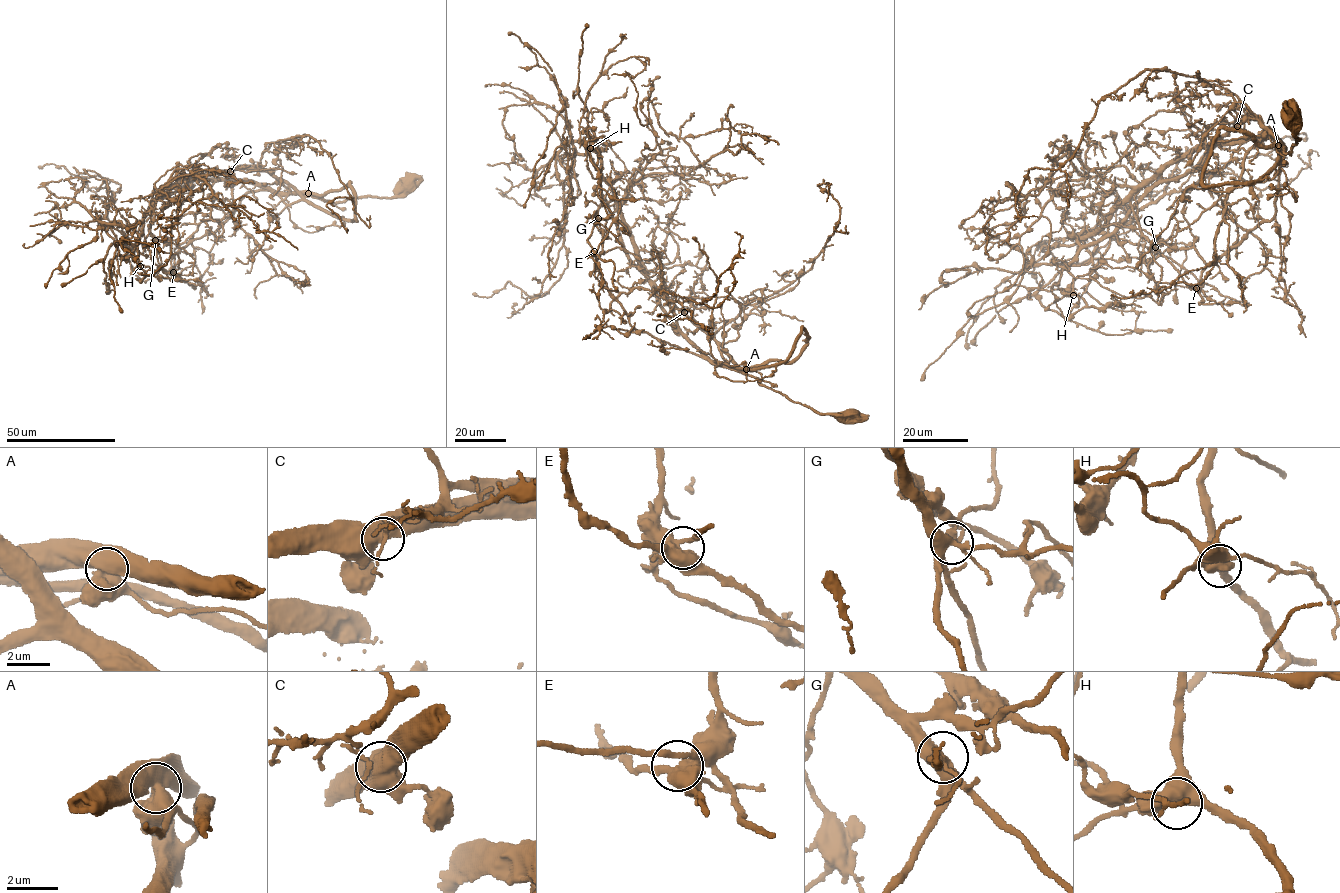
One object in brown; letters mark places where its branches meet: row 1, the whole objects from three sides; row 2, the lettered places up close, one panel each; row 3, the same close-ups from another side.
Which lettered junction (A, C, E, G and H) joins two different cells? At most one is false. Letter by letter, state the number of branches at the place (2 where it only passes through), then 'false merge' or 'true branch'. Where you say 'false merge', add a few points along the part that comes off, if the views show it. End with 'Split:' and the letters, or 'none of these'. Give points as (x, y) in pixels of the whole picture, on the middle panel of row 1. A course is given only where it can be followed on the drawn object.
A: 4 | true branch
C: 5 | true branch
E: 5 | true branch
G: 5 | true branch
H: 3 | true branch
Split: none of these

